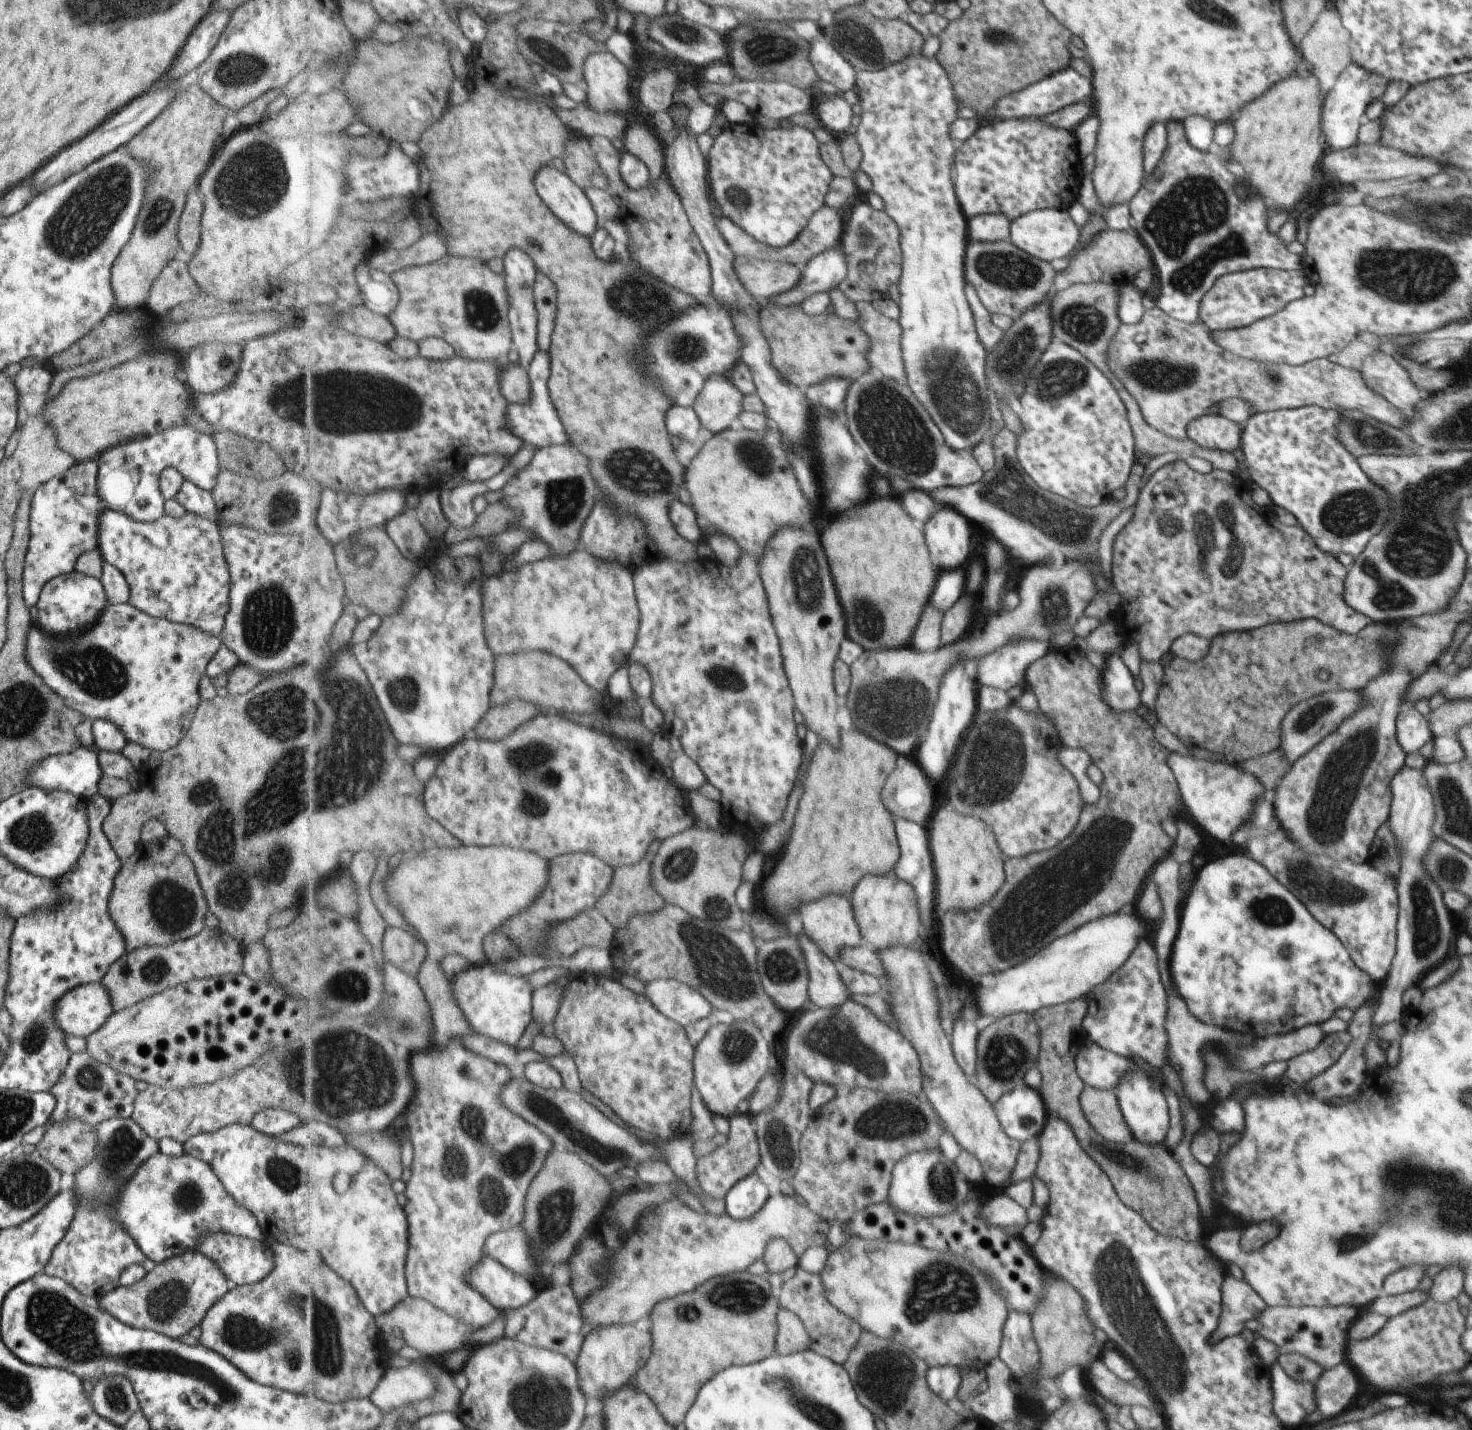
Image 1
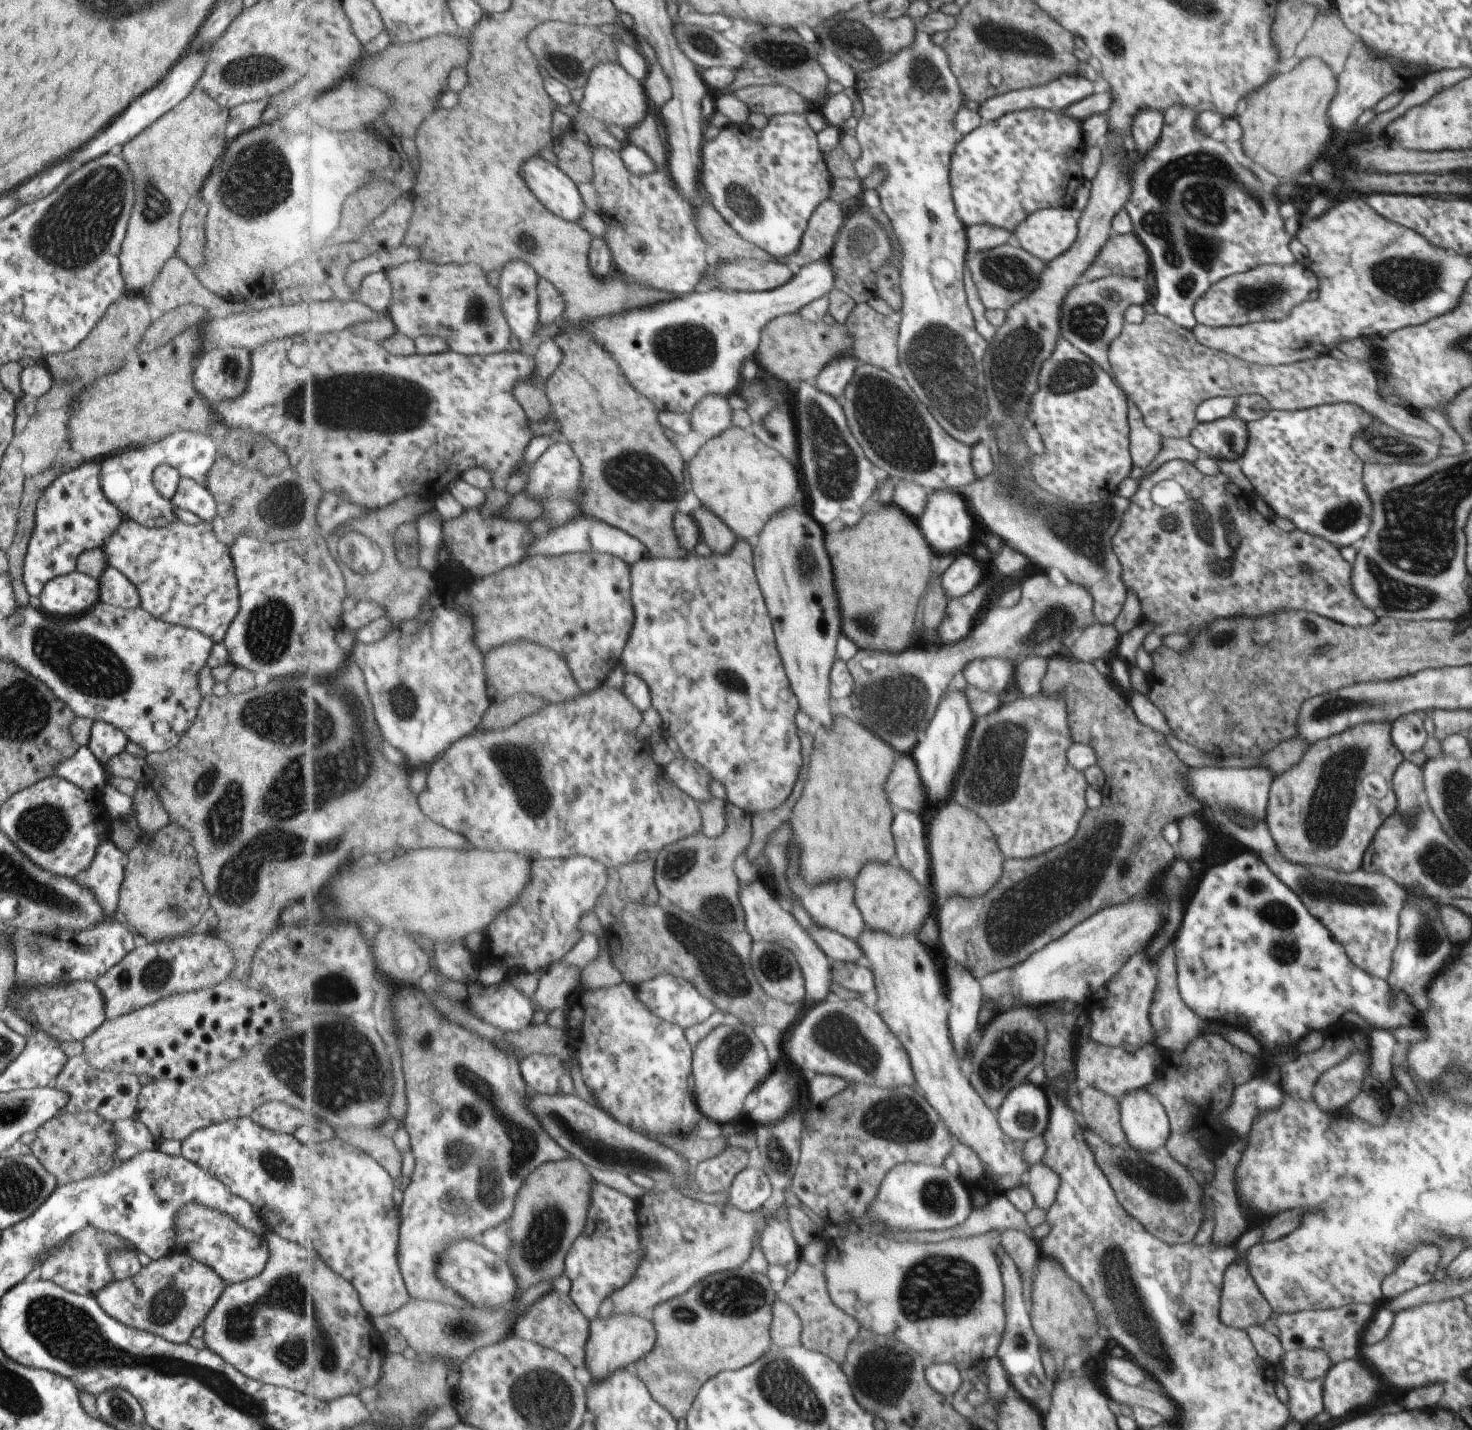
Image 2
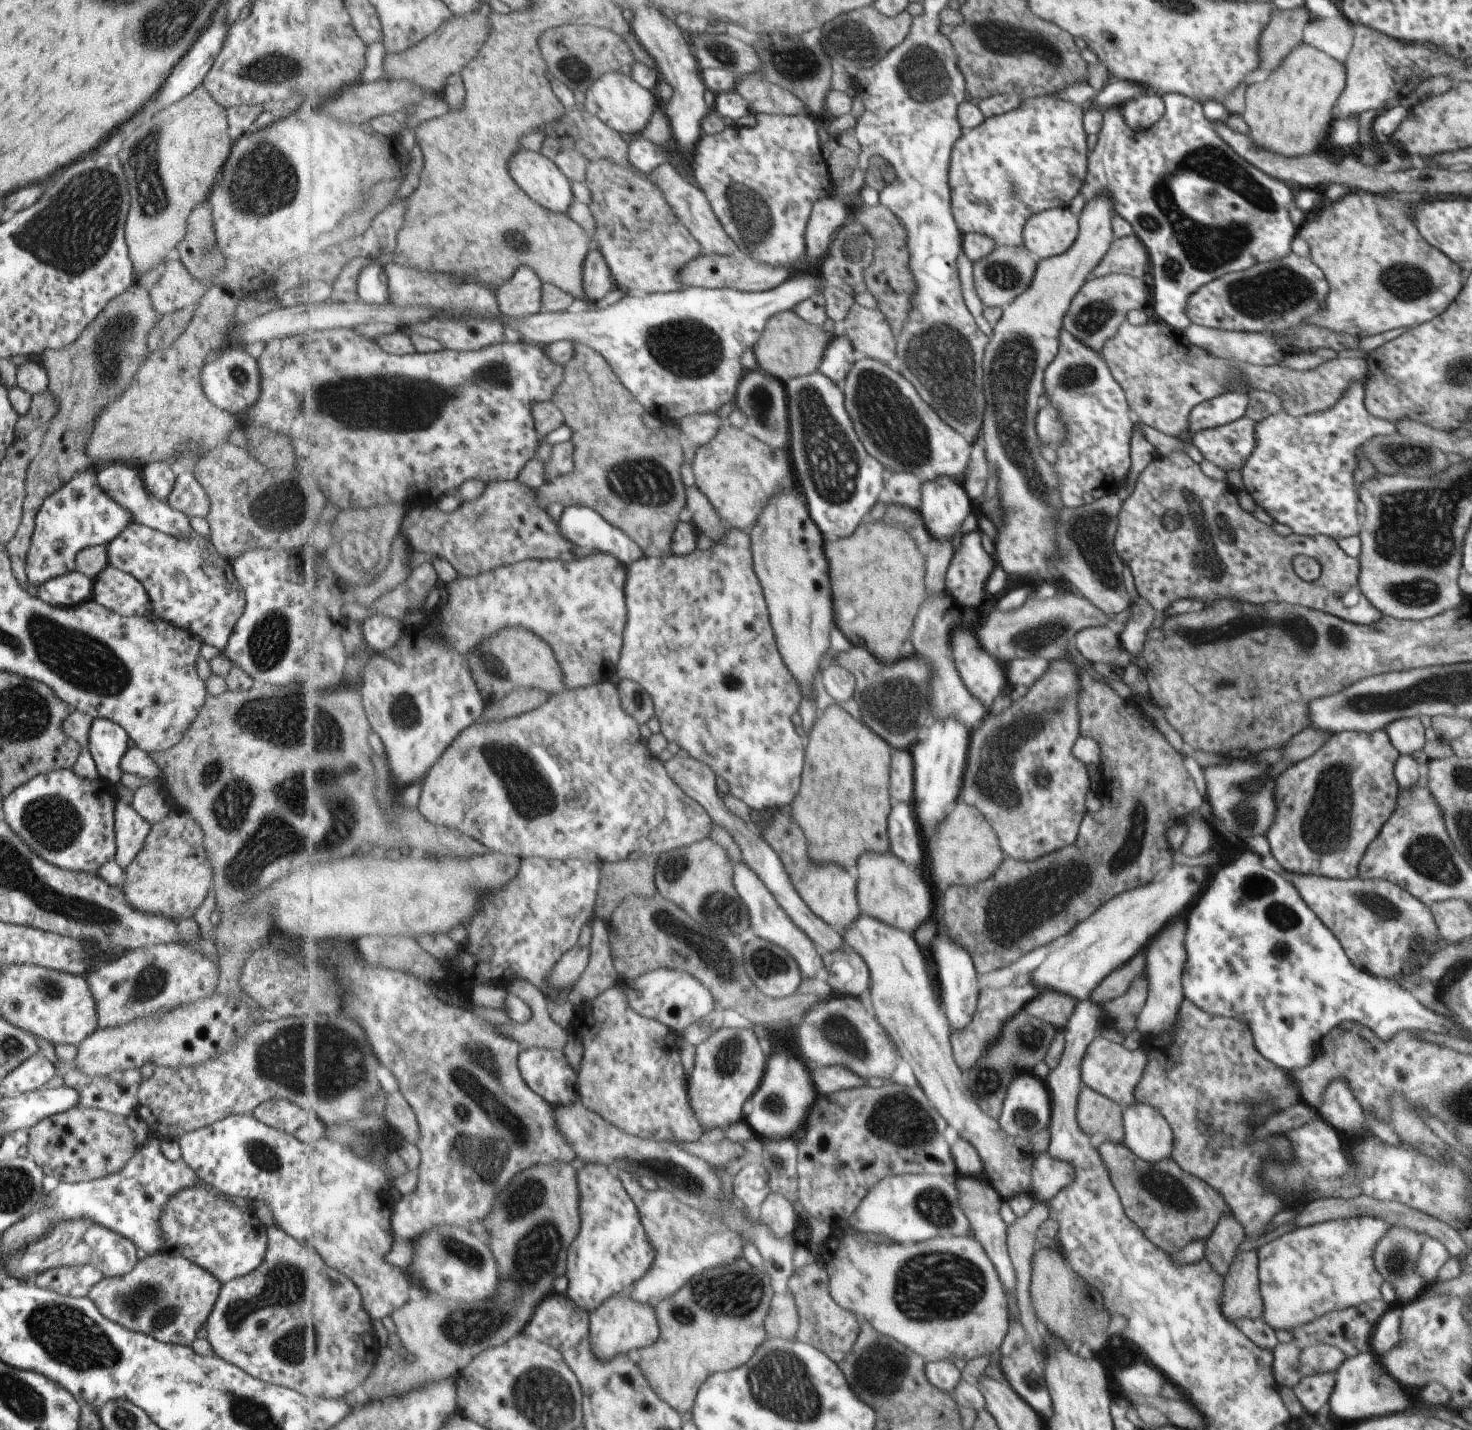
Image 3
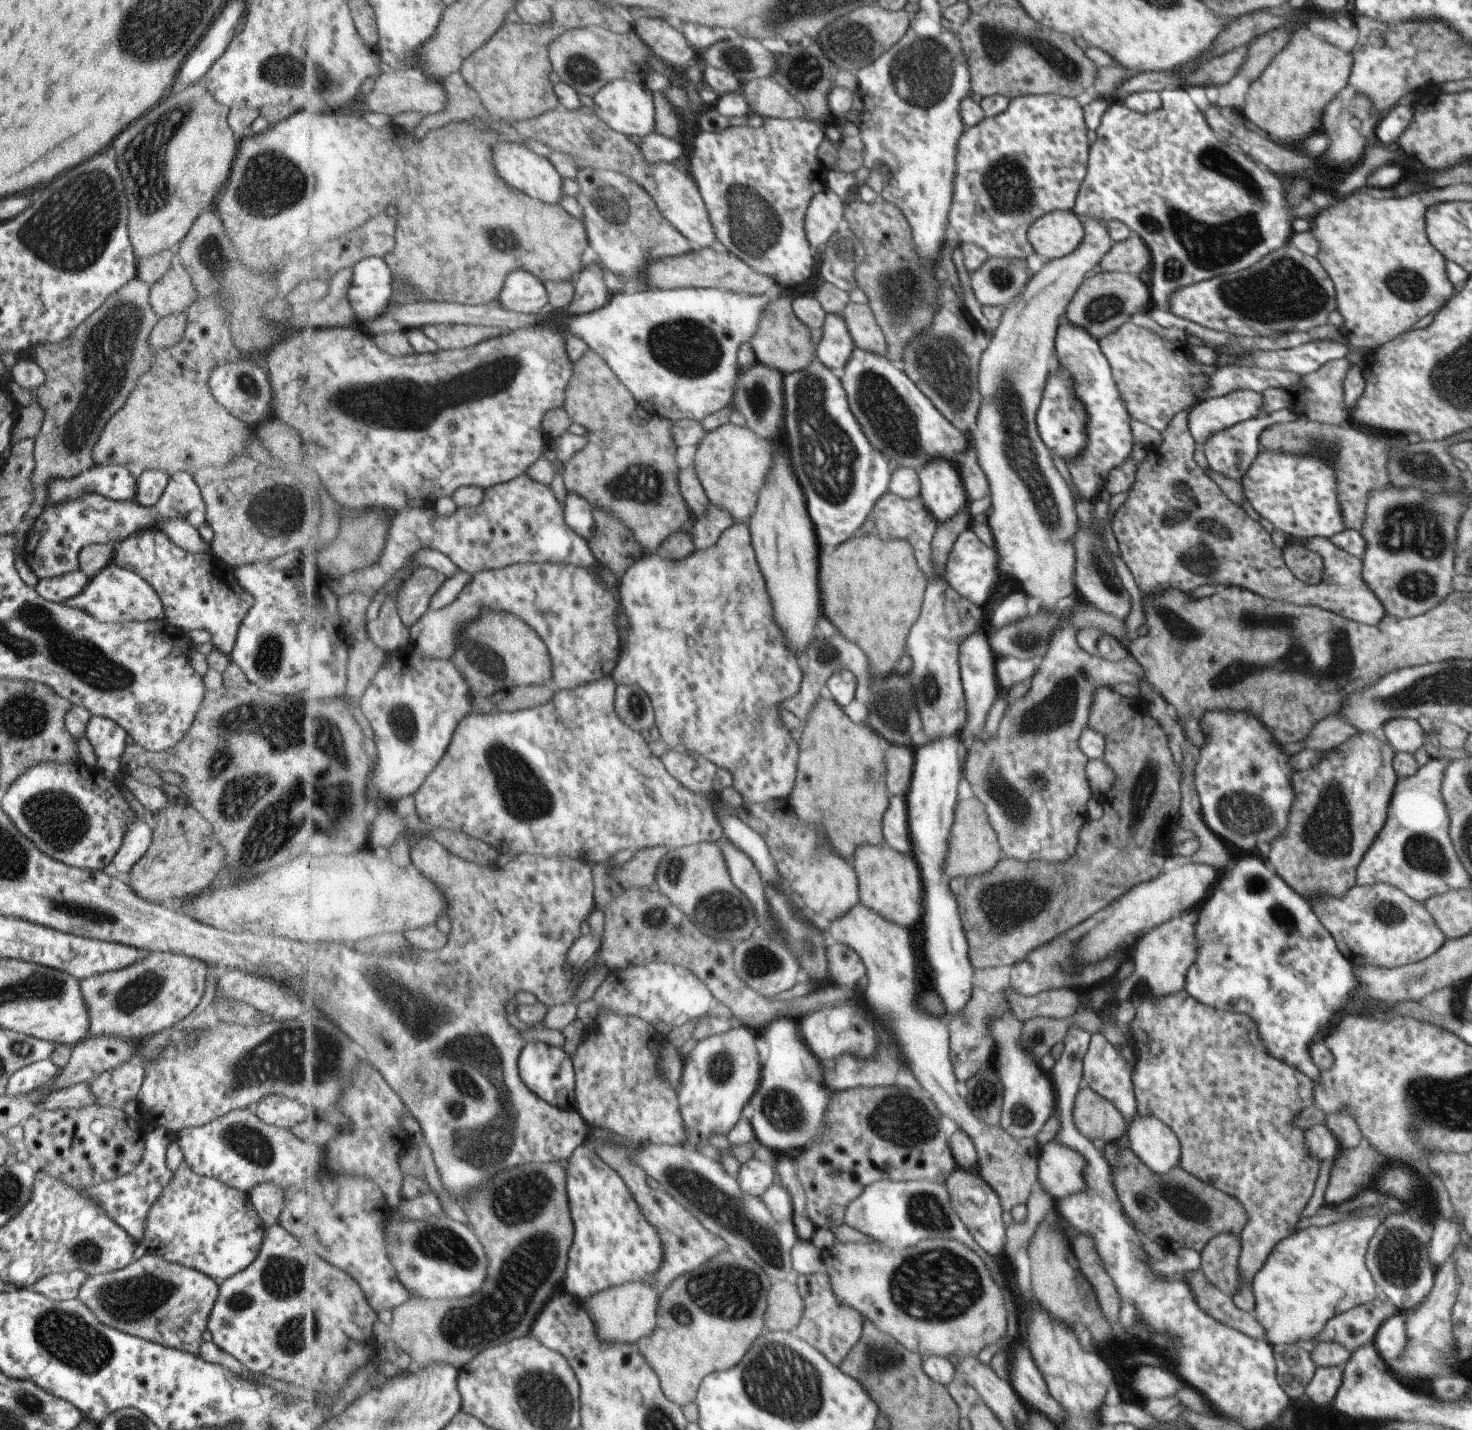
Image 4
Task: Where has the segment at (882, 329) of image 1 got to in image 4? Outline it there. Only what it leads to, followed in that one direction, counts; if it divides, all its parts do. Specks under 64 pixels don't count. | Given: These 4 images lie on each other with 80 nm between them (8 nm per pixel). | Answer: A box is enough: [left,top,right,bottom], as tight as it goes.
[844,302,888,356]

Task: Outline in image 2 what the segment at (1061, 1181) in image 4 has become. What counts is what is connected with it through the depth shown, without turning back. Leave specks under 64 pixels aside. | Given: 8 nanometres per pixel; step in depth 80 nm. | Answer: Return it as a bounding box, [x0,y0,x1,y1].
[1025,1161,1059,1210]

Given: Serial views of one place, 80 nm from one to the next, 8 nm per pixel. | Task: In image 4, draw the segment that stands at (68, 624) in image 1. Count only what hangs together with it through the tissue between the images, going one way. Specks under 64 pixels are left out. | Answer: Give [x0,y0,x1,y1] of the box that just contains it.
[34,570,88,603]

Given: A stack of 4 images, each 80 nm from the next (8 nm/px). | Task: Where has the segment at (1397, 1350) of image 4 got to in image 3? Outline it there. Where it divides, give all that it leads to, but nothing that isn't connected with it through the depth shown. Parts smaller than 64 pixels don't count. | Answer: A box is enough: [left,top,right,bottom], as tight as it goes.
[1370,1305,1400,1355]

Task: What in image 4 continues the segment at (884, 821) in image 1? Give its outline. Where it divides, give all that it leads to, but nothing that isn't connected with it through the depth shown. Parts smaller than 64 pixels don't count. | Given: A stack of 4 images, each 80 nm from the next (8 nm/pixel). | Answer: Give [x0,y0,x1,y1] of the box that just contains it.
[789,697,889,861]

